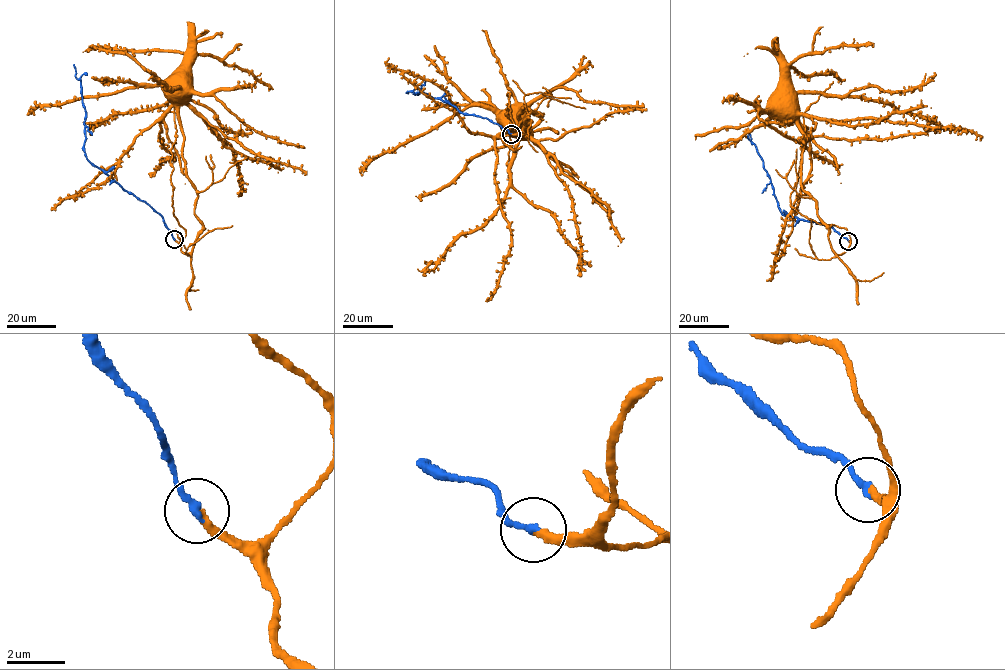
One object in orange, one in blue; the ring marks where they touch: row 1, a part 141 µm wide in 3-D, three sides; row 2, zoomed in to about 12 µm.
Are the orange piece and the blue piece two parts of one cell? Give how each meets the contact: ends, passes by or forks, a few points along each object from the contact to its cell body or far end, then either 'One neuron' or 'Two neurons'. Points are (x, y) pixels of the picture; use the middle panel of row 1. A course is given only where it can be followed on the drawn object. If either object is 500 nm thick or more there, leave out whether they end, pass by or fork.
At the ring orange ends. At the ring blue ends. Course of orange: (512, 134), (517, 133), (531, 113), (540, 114), (523, 108), (517, 125). Course of blue: (512, 134), (484, 118), (461, 112), (437, 98), (420, 92), (417, 95), (406, 93). One neuron

